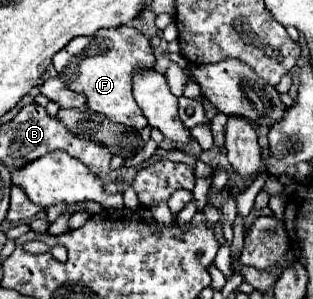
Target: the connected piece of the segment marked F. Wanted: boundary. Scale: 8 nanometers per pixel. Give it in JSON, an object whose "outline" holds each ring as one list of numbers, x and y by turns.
{"outline":[[119,26,119,28,103,28,91,38,77,36,67,44,67,48,55,54,53,66,63,84,67,84,67,88,87,98,87,106,93,112,105,116,111,122,125,124,135,130,147,126,147,120,133,98,133,72,135,68,143,70,153,68,155,54,149,40,139,30]]}

